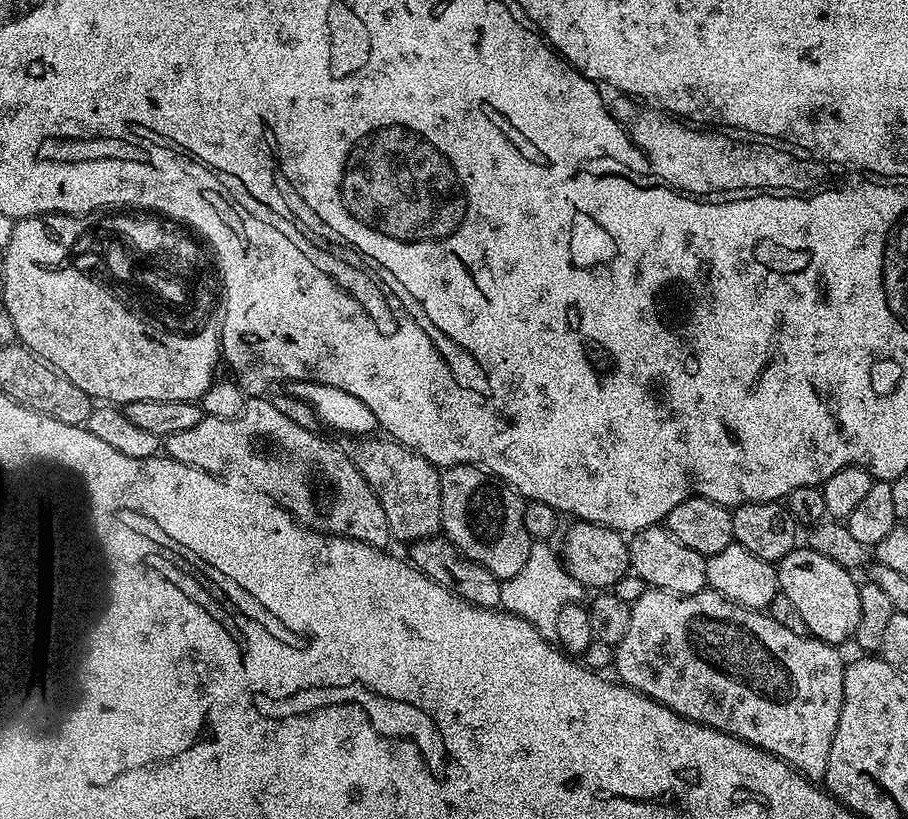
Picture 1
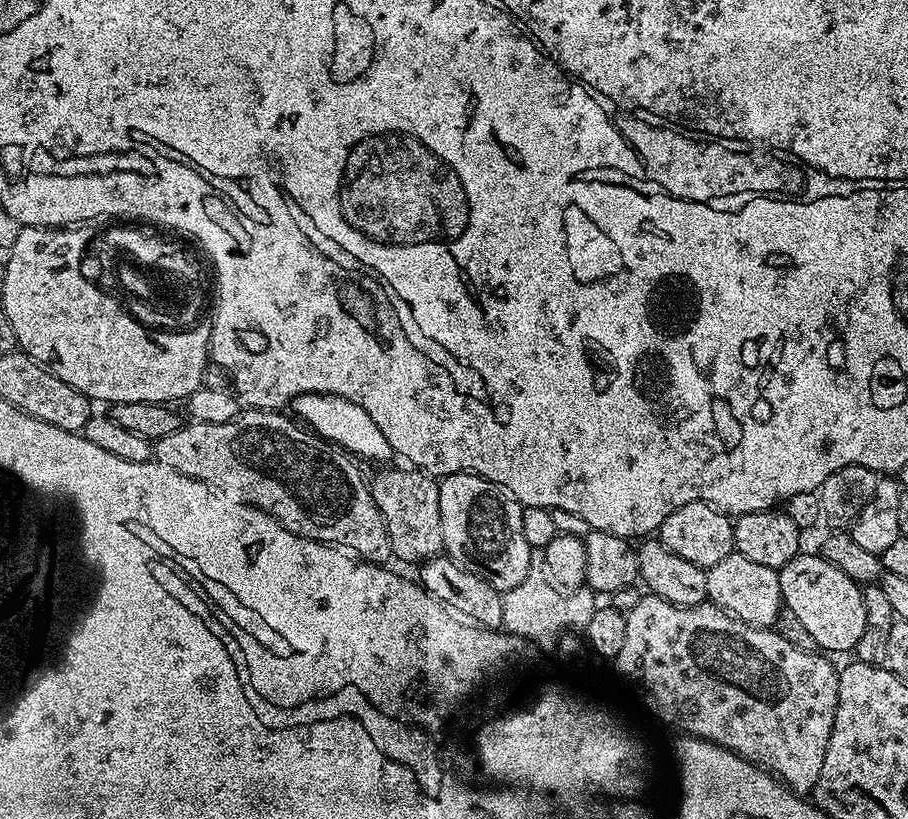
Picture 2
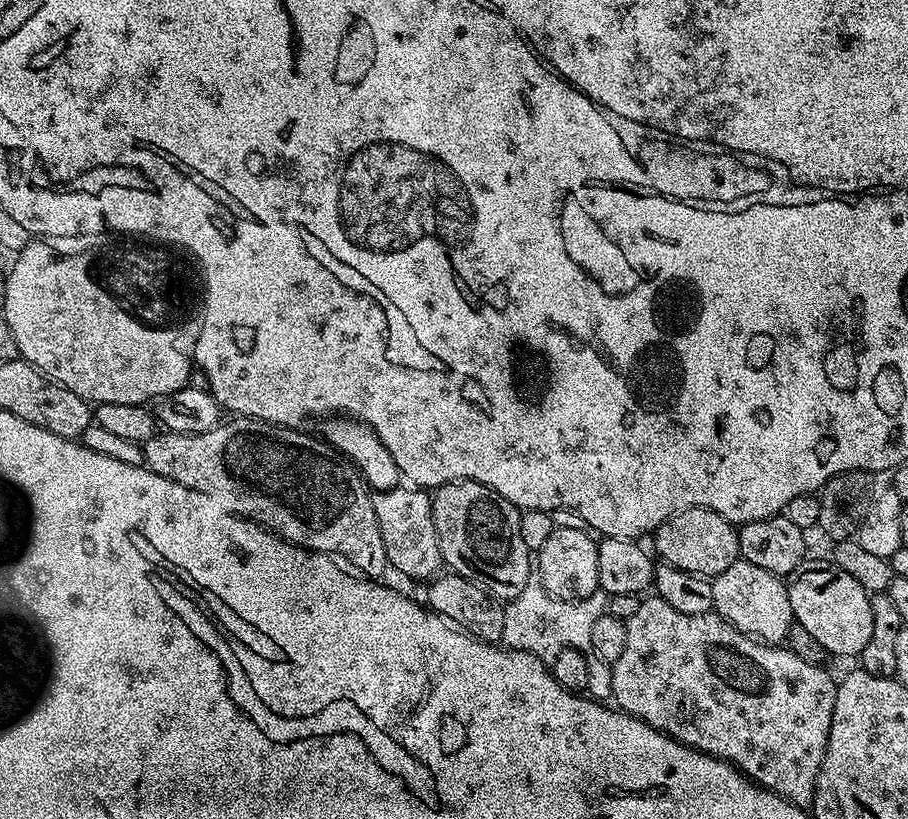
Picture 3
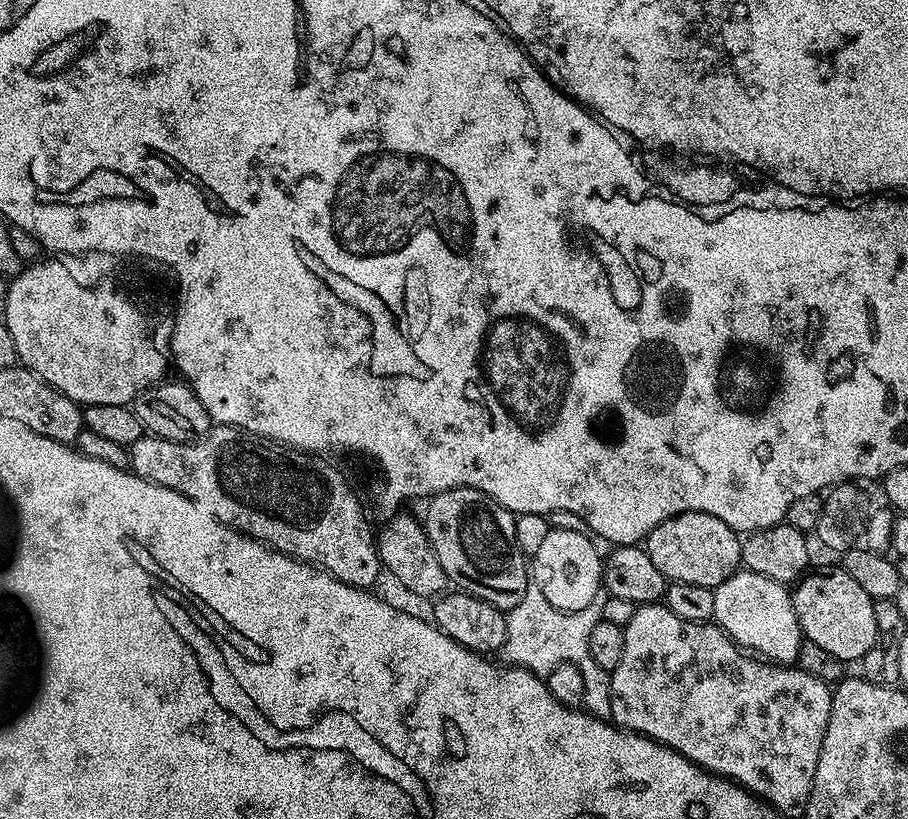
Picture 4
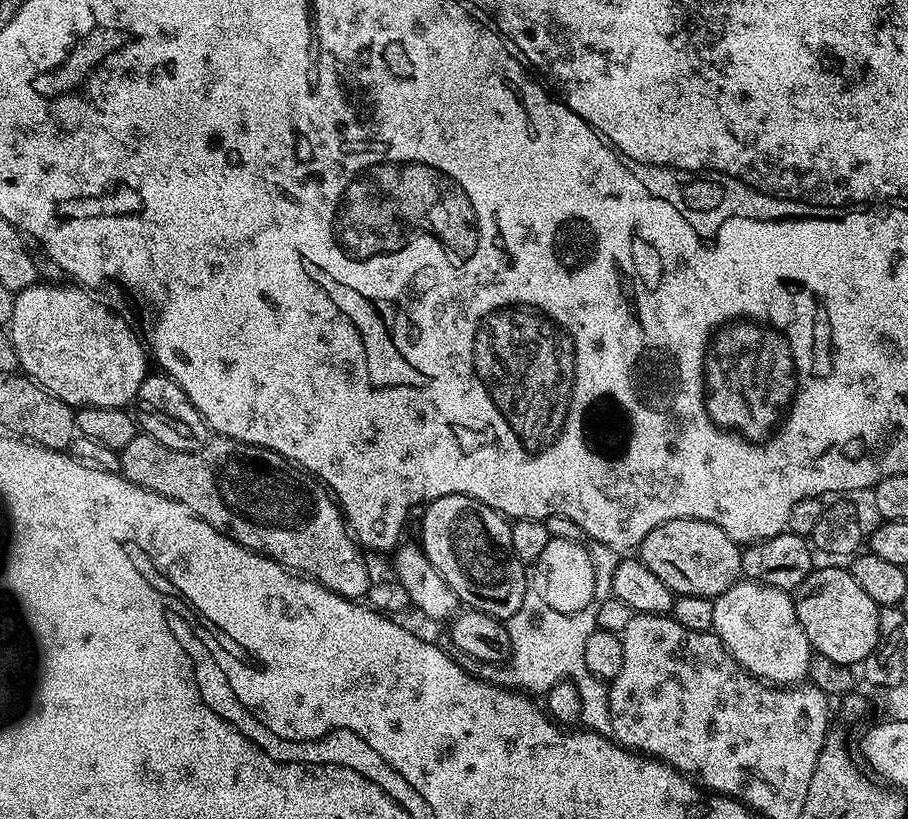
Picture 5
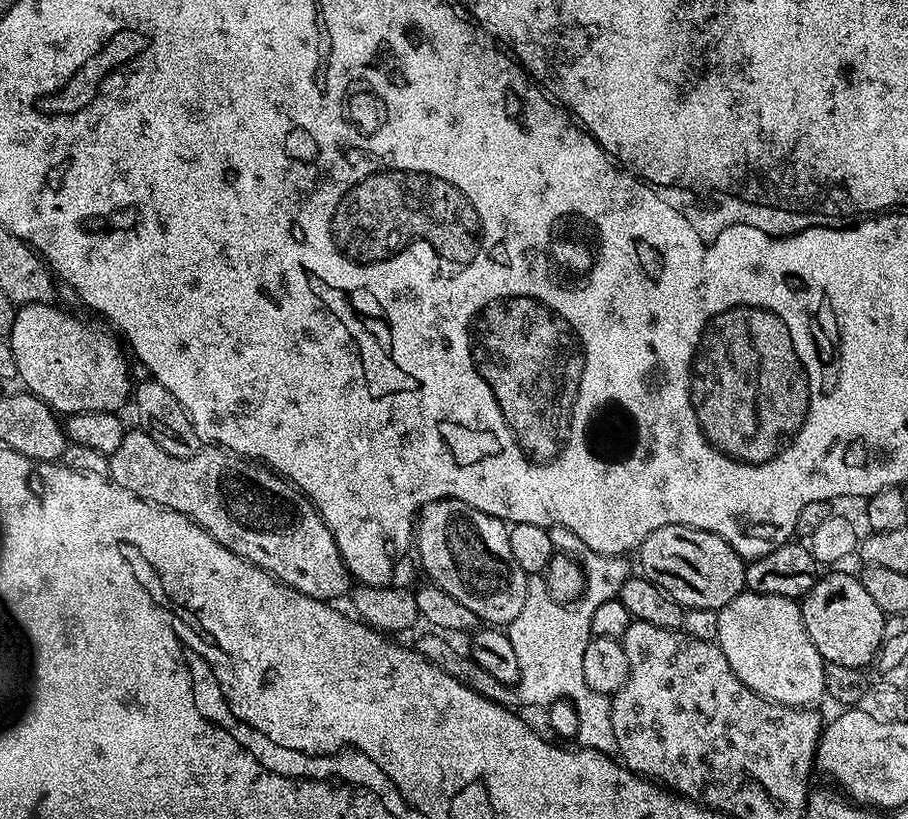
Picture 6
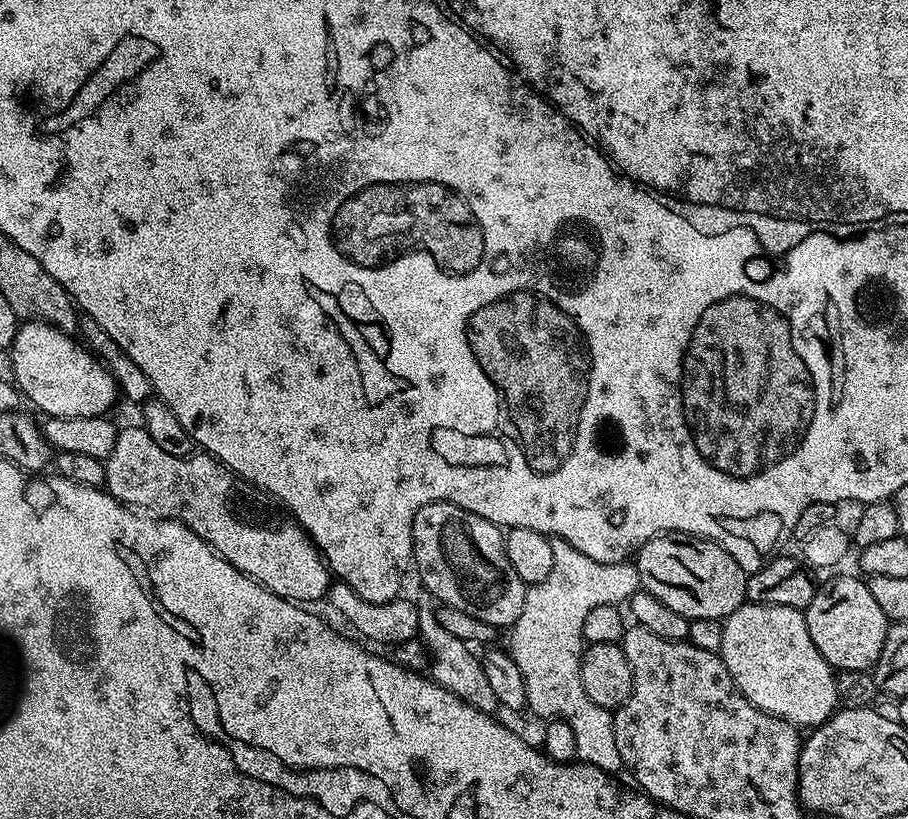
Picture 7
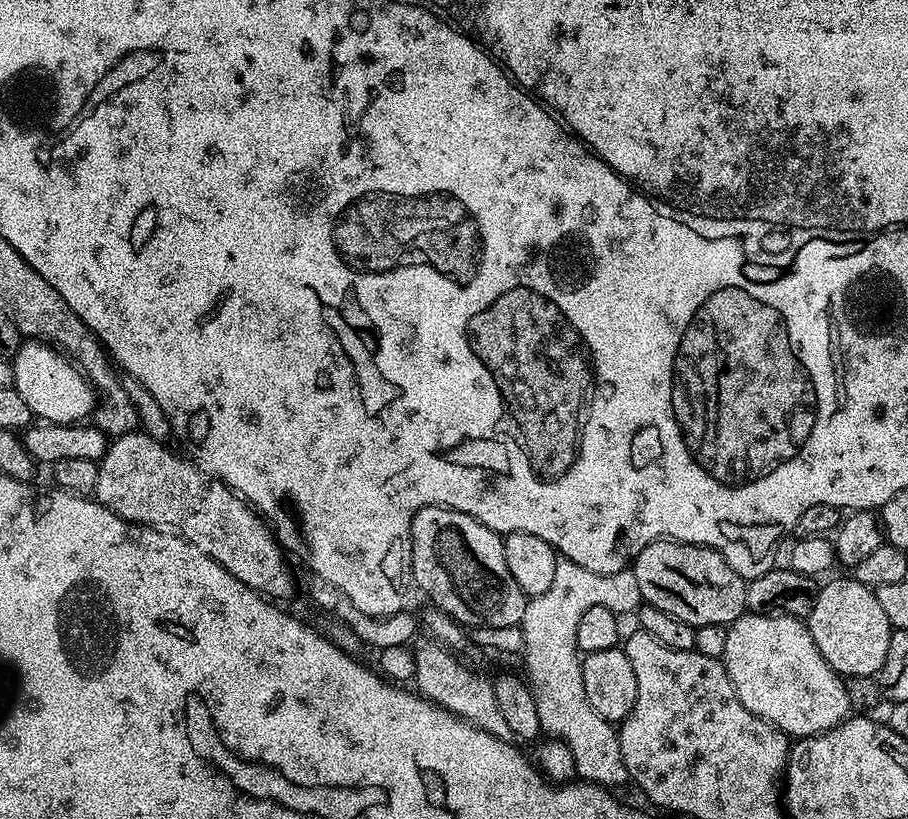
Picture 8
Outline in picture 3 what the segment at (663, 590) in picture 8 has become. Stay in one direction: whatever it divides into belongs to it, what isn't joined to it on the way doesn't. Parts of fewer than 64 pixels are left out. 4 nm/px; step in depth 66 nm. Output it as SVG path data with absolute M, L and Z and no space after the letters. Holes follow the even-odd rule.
M688 508L672 516L661 528L656 529L654 539L656 539L657 552L655 555L657 557L660 555L664 559L661 561L667 567L686 570L690 574L705 578L715 578L718 574L722 574L722 570L726 570L726 566L730 566L740 556L740 533L737 525L730 523L726 518L722 518L722 514L709 508Z

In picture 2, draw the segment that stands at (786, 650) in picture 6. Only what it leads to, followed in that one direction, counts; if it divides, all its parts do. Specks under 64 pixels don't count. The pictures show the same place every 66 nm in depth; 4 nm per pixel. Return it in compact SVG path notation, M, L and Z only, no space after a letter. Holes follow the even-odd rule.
M734 550L726 558L722 558L722 562L707 569L707 573L706 590L711 603L756 628L772 628L775 625L784 602L777 569L762 566Z

